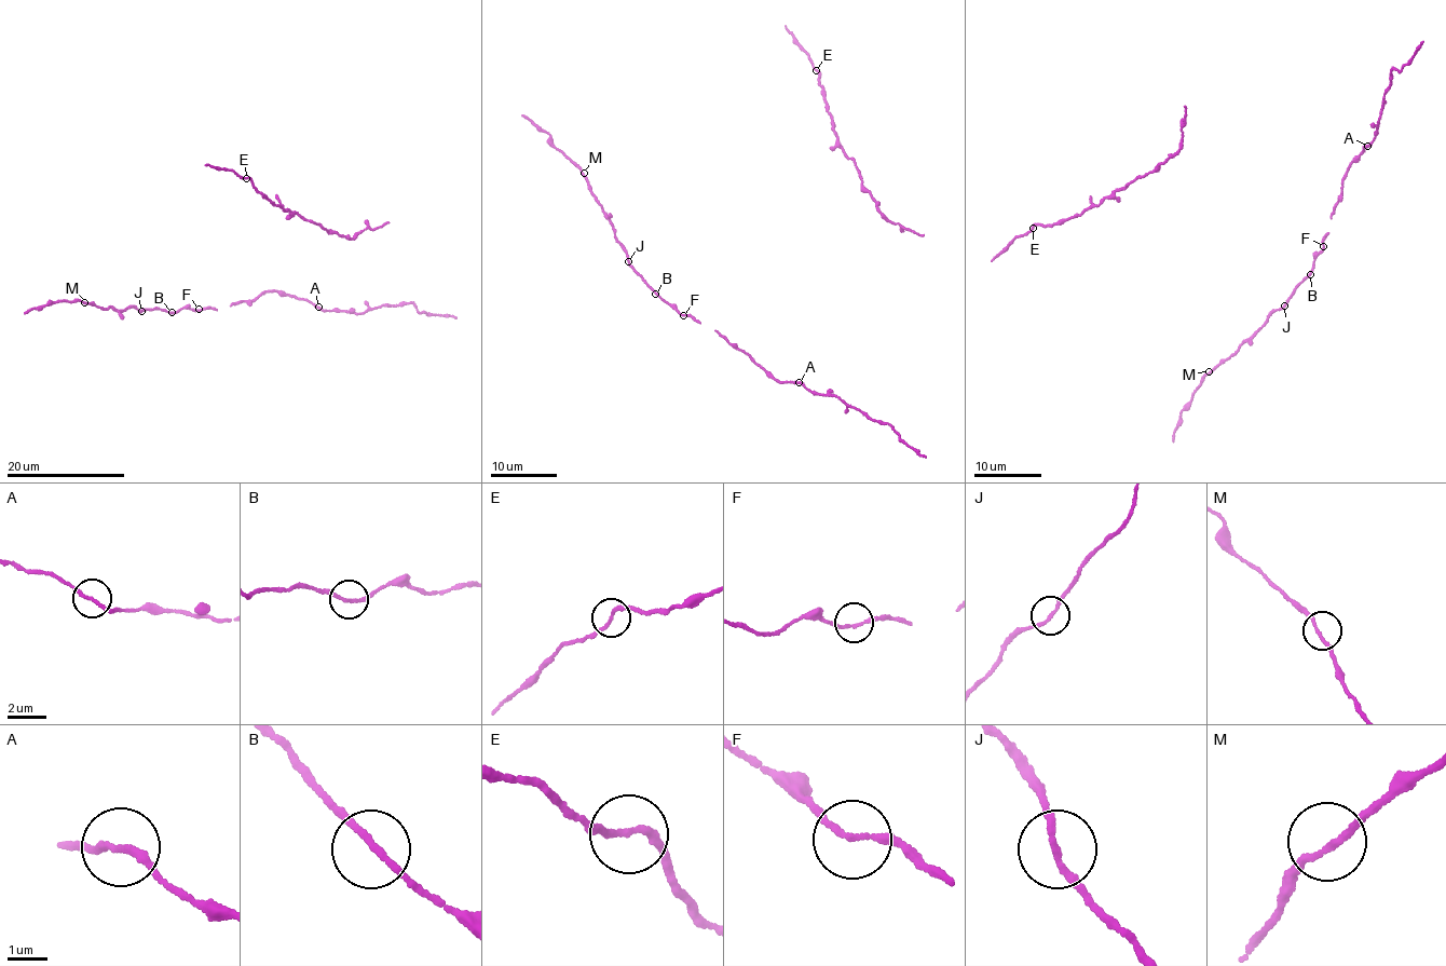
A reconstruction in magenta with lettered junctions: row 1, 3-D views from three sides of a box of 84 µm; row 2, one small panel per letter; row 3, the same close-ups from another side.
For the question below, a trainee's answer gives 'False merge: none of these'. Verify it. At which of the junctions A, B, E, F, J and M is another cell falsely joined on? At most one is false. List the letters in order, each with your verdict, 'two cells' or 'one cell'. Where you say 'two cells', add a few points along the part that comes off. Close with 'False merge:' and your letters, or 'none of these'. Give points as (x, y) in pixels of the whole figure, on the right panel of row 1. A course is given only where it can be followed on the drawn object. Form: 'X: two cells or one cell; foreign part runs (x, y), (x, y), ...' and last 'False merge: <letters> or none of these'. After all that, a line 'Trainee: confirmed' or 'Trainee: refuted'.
A: two cells; foreign part runs (1366, 146), (1378, 130), (1392, 69), (1401, 71), (1423, 41)
B: one cell
E: one cell
F: one cell
J: one cell
M: one cell
False merge: A
Trainee: refuted

